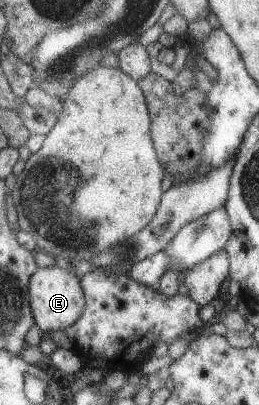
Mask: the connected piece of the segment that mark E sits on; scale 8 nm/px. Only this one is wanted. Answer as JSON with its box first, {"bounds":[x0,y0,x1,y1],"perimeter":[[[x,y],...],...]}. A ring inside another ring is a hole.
{"bounds":[29,266,86,332],"perimeter":[[[58,266],[37,267],[31,276],[29,292],[33,318],[42,332],[63,331],[65,328],[69,328],[77,320],[80,320],[81,313],[86,307],[86,298],[83,288],[81,288],[81,278],[75,272]]]}

